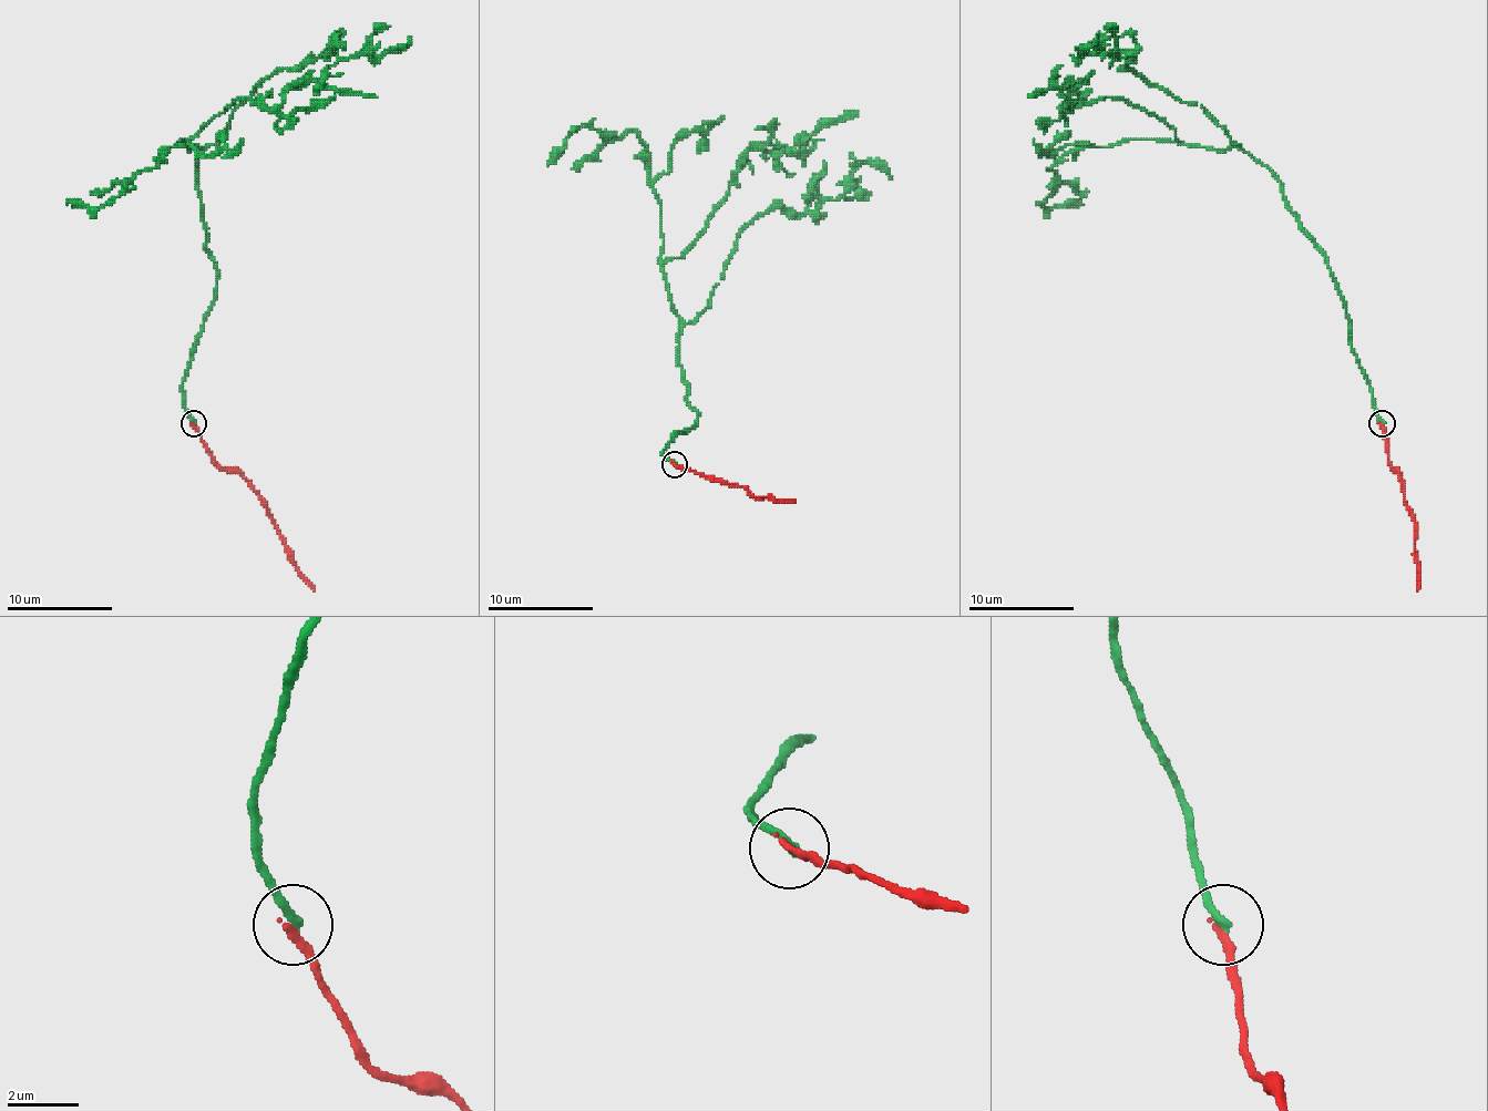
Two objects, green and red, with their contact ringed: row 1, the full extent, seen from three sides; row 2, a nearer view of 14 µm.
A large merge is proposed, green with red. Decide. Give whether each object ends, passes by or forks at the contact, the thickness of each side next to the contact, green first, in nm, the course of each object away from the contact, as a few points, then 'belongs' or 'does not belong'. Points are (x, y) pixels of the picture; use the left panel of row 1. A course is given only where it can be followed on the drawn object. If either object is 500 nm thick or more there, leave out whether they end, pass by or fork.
green ends there; red ends there; 240 nm thick on the green side, 240 nm on the other; green runs (193, 422), (183, 380), (216, 284), (198, 147), (183, 144), (248, 96), (277, 107), (314, 81), (377, 96); red runs (193, 422), (206, 451), (245, 481), (272, 520), (287, 559), (314, 590); does not belong

